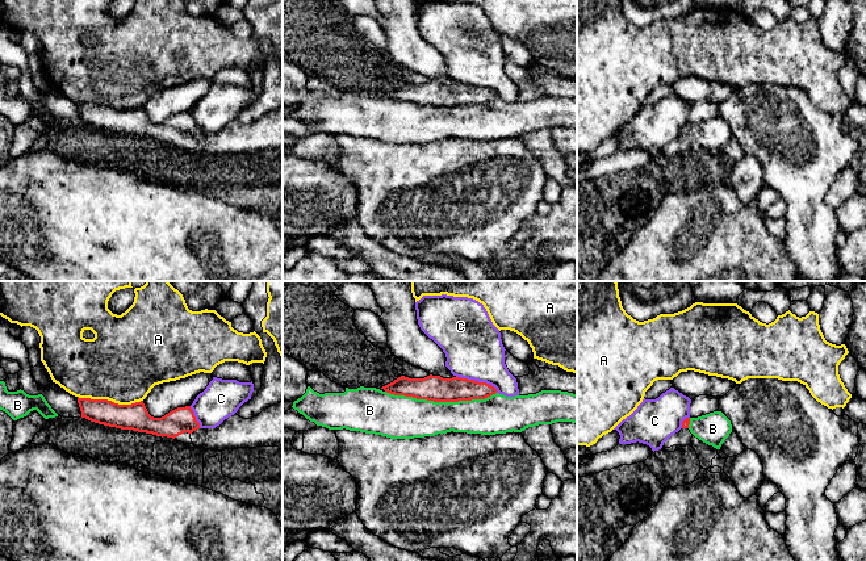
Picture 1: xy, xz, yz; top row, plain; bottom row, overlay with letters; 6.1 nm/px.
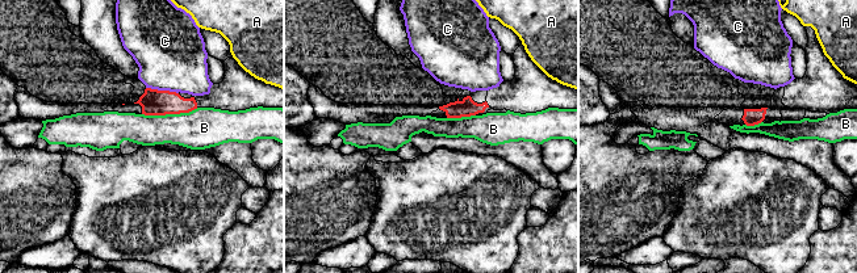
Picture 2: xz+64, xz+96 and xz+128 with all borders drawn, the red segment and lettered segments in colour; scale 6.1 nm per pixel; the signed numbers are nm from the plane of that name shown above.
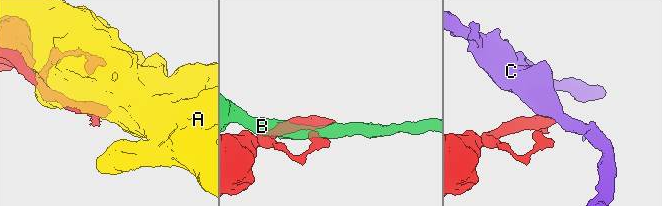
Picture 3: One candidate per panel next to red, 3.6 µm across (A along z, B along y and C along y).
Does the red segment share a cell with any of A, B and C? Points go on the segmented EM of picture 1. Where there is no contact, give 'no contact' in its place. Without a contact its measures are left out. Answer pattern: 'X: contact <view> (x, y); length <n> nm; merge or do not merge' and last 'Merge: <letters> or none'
A: contact xy (111, 401); length 400 nm; do not merge
B: contact xz (440, 401); length 700 nm; do not merge
C: contact xz (477, 381); length 280 nm; do not merge
Merge: none

